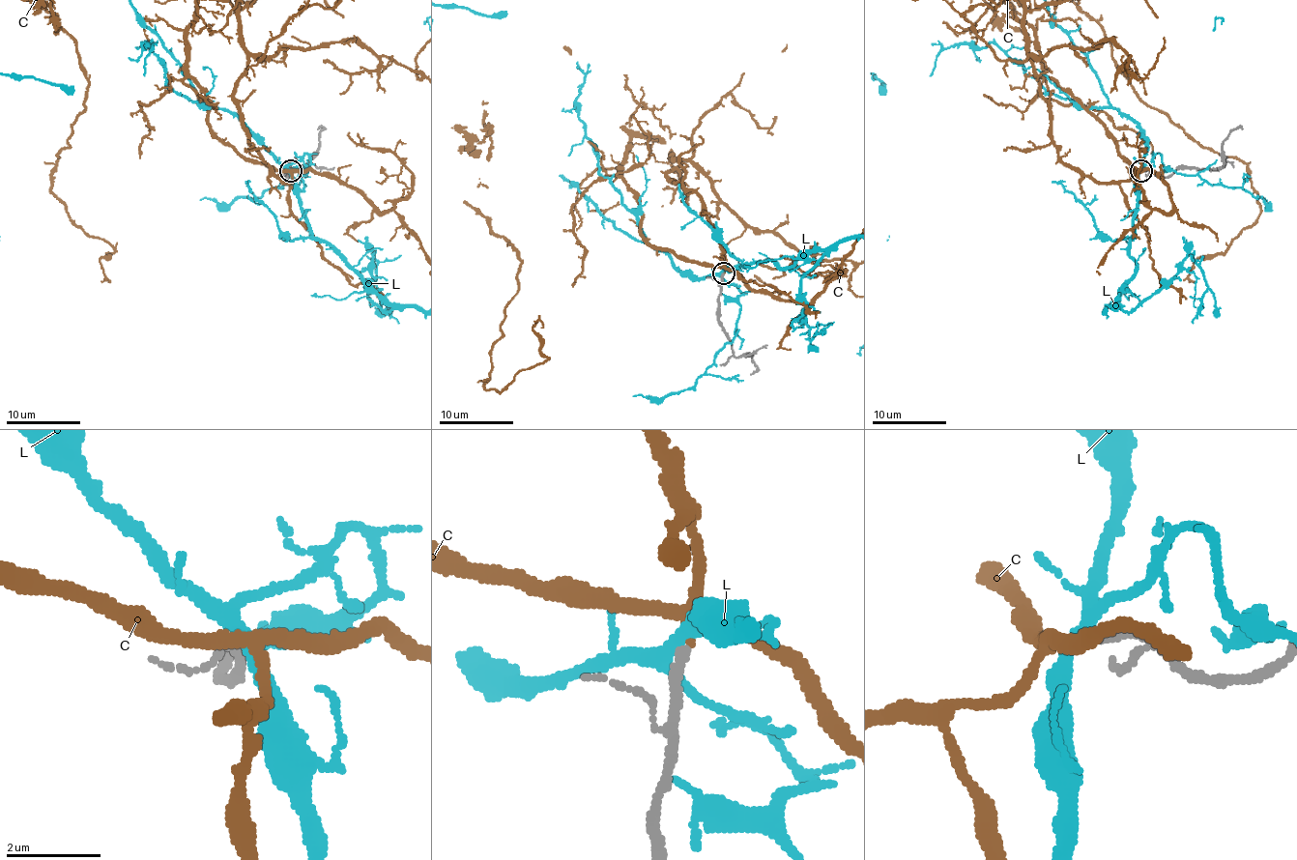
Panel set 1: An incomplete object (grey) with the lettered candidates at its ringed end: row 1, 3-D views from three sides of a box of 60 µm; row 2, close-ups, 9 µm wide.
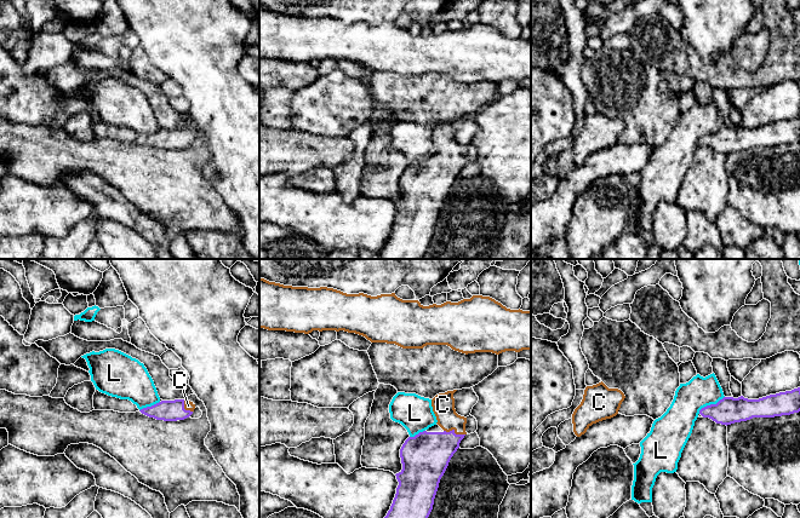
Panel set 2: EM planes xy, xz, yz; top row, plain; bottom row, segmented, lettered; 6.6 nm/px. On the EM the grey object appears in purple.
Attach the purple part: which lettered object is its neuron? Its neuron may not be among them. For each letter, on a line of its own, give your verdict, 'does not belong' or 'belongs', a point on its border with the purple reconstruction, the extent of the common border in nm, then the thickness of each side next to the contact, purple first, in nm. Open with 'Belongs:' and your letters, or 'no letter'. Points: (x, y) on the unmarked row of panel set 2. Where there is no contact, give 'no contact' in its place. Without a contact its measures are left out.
Belongs: C
C: belongs; contact xz (453, 161); length 150 nm; calibres 320 and 150 nm
L: does not belong; contact yz (710, 133); length 200 nm; calibres 180 and 220 nm

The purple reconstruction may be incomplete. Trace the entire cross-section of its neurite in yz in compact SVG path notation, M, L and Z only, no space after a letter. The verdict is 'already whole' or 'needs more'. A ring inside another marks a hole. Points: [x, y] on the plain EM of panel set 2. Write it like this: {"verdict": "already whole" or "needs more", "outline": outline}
{"verdict": "already whole", "outline": "M800 116L792 120L770 123L759 128L724 126L716 133L699 139L703 146L716 152L731 154L753 146L775 146L800 140Z"}

